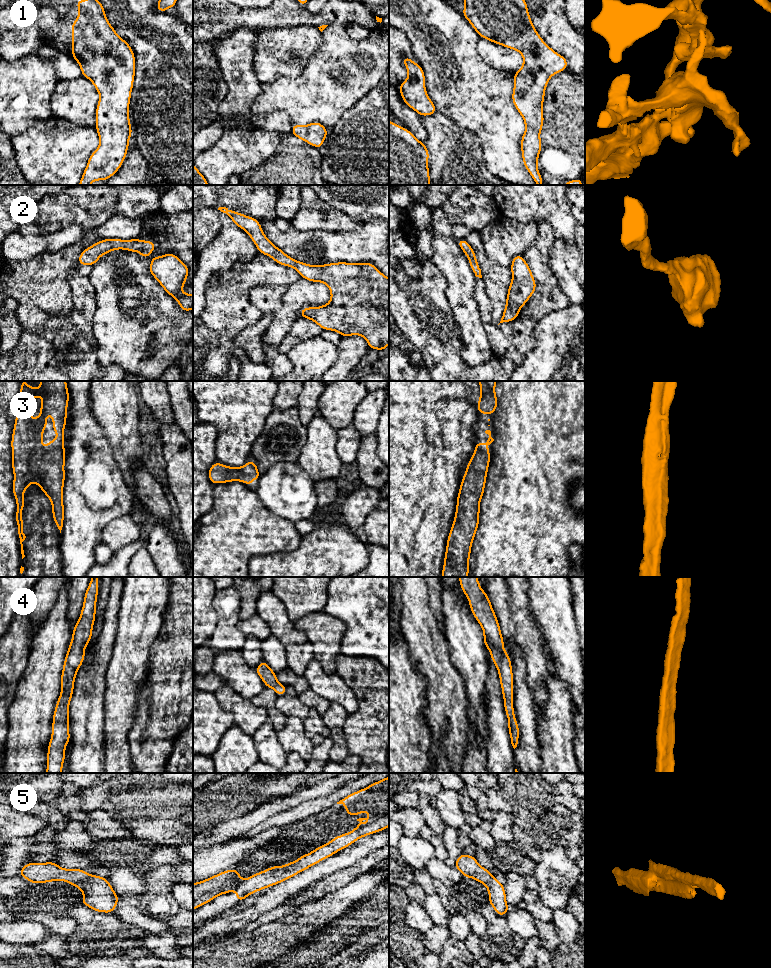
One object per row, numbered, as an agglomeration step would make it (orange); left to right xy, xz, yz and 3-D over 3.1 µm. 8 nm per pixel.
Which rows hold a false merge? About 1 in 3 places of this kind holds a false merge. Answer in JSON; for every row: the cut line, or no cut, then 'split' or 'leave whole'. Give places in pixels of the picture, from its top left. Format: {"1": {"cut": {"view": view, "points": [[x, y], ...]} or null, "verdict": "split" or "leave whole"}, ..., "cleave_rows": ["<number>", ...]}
{"1": {"cut": null, "verdict": "leave whole"}, "2": {"cut": null, "verdict": "leave whole"}, "3": {"cut": null, "verdict": "leave whole"}, "4": {"cut": null, "verdict": "leave whole"}, "5": {"cut": {"view": "xy", "points": [[89, 874], [80, 882], [70, 883]]}, "verdict": "split"}, "cleave_rows": ["5"]}

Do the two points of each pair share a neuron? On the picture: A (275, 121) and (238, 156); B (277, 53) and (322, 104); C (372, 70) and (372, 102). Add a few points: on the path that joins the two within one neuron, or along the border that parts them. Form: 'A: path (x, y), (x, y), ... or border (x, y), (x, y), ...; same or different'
A: path (269, 131), (261, 133), (248, 146); same
B: border (310, 56), (298, 76), (278, 77), (274, 81); different
C: border (378, 82), (355, 104); different

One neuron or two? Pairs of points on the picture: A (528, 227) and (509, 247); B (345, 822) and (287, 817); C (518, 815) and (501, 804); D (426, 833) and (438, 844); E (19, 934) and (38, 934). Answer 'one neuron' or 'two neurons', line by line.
A: one neuron
B: one neuron
C: one neuron
D: one neuron
E: one neuron

